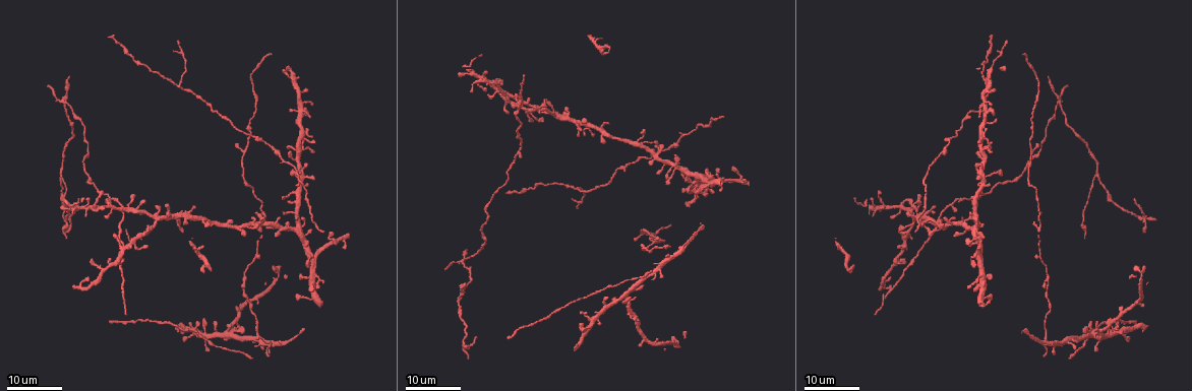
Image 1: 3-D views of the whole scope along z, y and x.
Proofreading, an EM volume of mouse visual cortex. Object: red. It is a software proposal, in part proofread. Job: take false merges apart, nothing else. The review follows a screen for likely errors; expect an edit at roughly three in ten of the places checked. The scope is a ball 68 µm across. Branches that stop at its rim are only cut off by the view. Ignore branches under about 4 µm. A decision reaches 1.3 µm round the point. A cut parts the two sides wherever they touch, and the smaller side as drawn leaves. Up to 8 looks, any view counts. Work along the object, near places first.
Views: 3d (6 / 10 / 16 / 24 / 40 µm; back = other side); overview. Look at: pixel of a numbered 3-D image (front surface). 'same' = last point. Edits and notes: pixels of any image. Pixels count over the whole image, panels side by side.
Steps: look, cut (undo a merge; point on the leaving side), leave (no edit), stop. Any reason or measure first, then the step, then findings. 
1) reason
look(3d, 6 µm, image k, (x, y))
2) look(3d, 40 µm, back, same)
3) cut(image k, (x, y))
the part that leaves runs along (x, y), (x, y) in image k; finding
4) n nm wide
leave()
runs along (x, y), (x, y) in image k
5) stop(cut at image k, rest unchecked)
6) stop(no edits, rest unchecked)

branch point
look(3d, 24 µm, image 1, (906, 234))

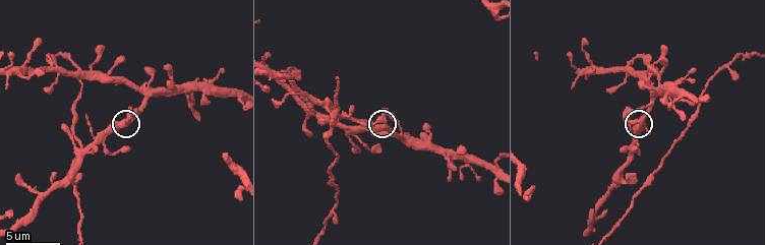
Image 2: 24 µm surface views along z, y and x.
look(3d, 10 µm, image 2, (637, 121))

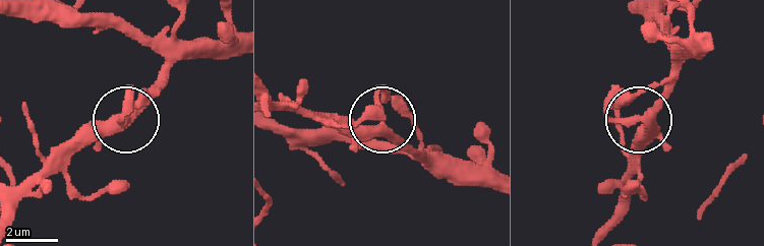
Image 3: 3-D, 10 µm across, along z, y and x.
leave()
all the same neuron

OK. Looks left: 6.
three arms meet
look(3d, 16 µm, image 2, (75, 181))

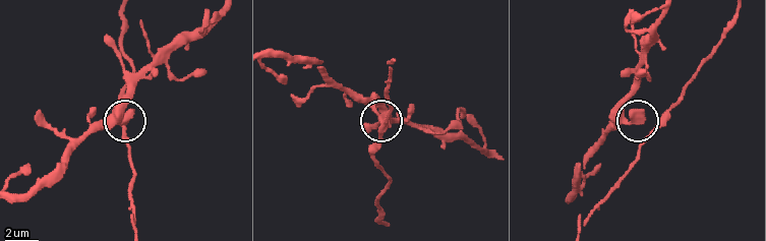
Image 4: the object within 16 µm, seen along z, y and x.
look(3d, 16 µm, back, image 4, (381, 119))

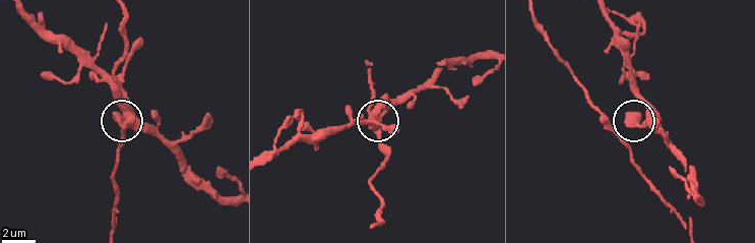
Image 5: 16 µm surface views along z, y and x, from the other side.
side arm 12 µm; 3 arms
leave()
one neuron here

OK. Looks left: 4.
four-way junction
look(3d, 24 µm, image 1, (1060, 102))

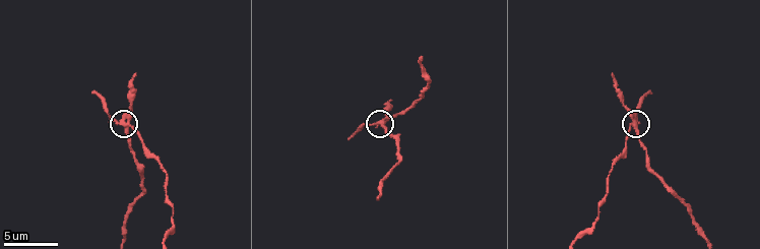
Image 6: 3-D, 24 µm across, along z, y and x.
look(3d, 6 µm, image 6, (633, 124))

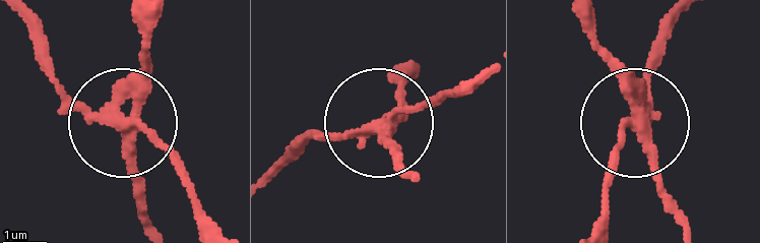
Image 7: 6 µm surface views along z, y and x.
cut(image 7, (144, 179))
the part that leaves runs along (125, 125), (125, 166), (154, 231) in image 7; two neurons meet here

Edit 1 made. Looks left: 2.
stop(cut at image 7, rest unchecked)

